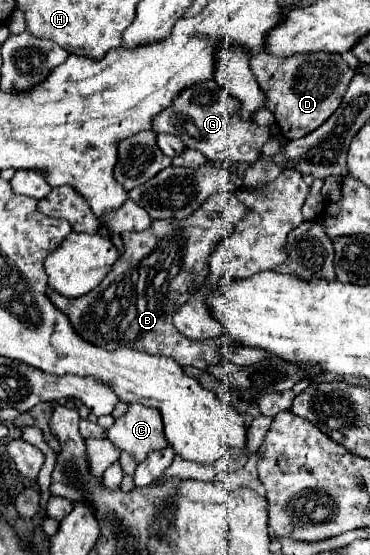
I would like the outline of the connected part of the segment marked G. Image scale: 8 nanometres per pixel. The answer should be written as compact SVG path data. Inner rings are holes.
M215 80L195 84L187 88L157 120L153 120L155 132L175 134L187 148L199 150L211 162L247 162L253 164L269 140L269 128L241 120L241 102L225 92Z

